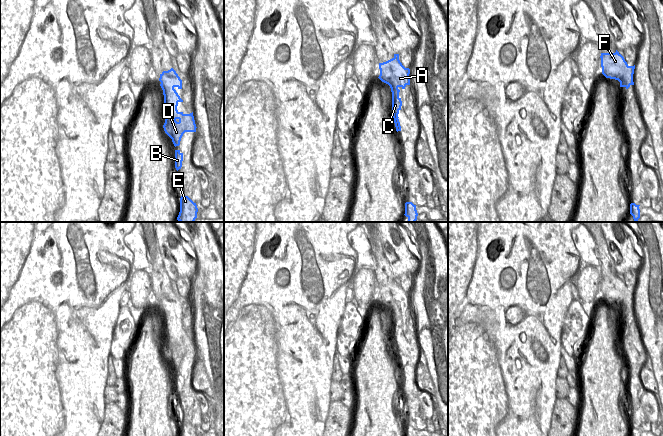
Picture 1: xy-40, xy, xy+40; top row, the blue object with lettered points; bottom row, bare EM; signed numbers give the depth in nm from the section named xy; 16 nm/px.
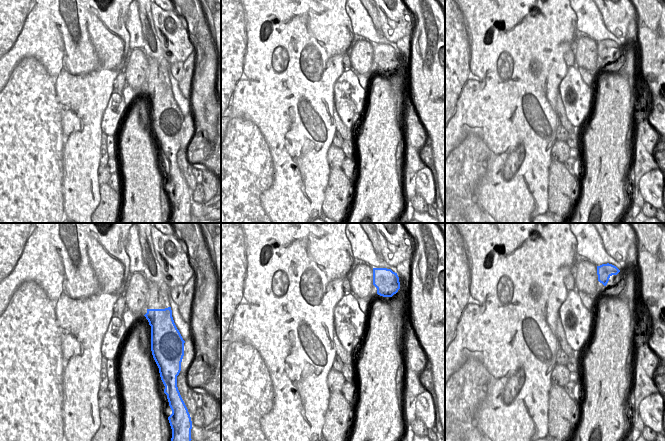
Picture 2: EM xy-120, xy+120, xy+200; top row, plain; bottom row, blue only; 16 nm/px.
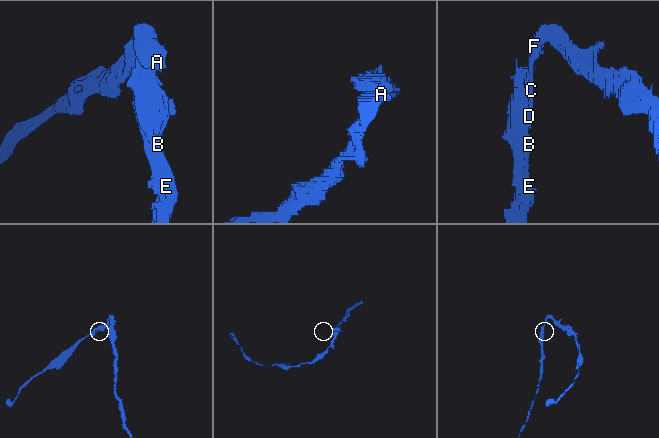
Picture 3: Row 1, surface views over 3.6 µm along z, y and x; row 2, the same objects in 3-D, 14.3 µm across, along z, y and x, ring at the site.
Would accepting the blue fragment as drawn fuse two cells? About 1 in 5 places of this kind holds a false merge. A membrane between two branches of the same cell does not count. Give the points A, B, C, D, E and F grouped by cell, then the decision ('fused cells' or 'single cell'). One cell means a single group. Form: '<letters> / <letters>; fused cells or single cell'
A F / B C D E; fused cells

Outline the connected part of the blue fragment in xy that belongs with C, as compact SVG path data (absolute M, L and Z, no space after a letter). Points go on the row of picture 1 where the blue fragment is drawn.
M385 79L383 82L388 84L391 88L393 119L394 119L396 131L398 132L398 131L401 131L398 114L402 106L402 101L401 101L401 98L399 97L399 92L400 92L400 90L398 89L399 86L397 86L393 80Z

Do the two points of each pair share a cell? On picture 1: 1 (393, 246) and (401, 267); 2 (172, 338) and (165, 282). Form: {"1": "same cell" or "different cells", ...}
{"1": "same cell", "2": "same cell"}

